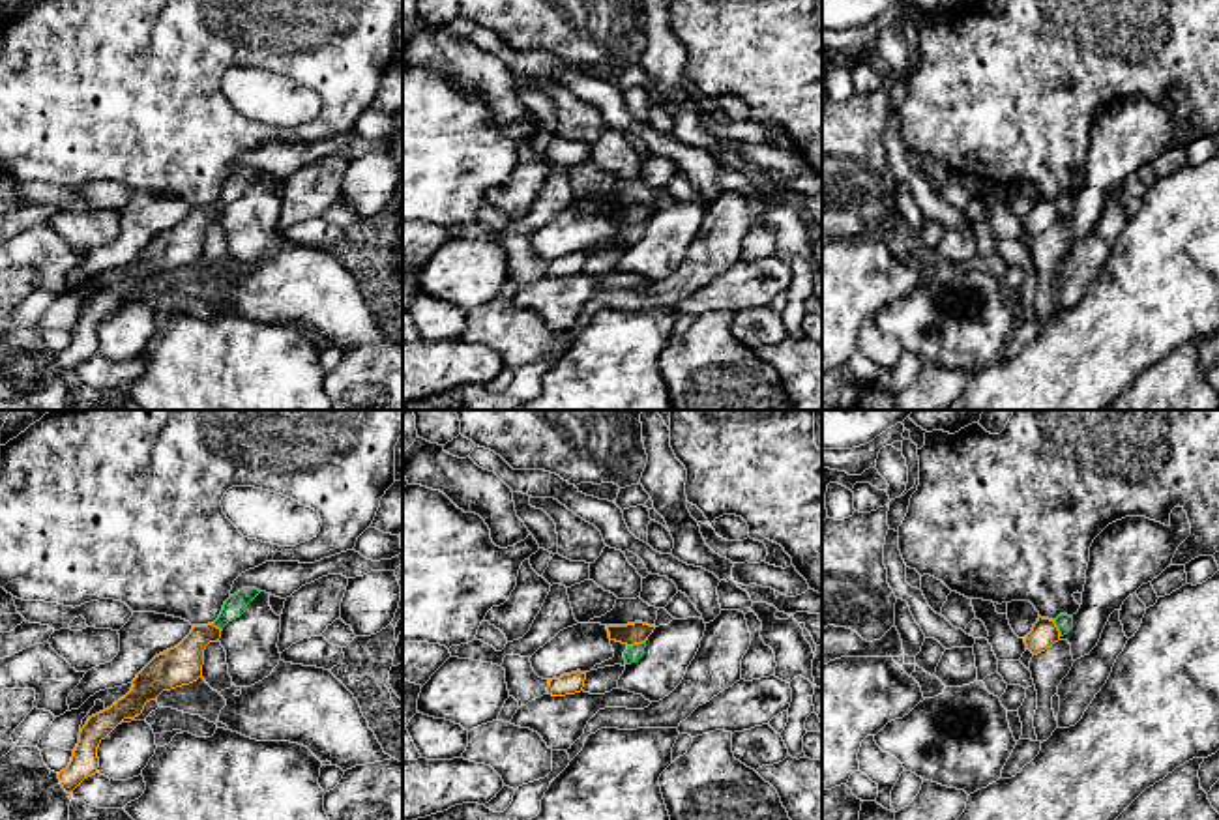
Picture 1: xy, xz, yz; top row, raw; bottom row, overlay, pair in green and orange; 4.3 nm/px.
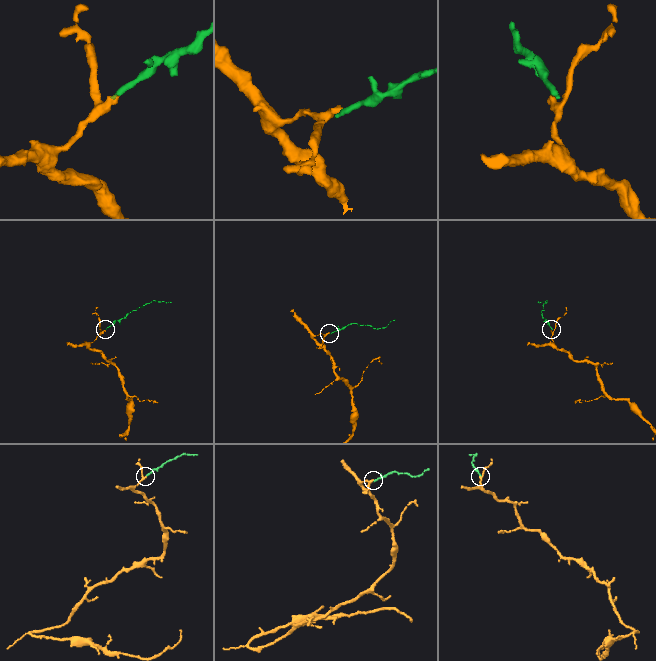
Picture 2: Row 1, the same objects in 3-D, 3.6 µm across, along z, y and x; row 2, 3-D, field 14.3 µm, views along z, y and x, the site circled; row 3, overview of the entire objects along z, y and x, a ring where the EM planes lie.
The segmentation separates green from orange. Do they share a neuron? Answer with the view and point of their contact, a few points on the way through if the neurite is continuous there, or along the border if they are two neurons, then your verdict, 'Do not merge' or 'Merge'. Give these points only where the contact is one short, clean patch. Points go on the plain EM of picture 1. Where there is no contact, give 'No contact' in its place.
Touches green at xz (635, 225). Boundary: xz (645, 219), (628, 227). Do not merge

